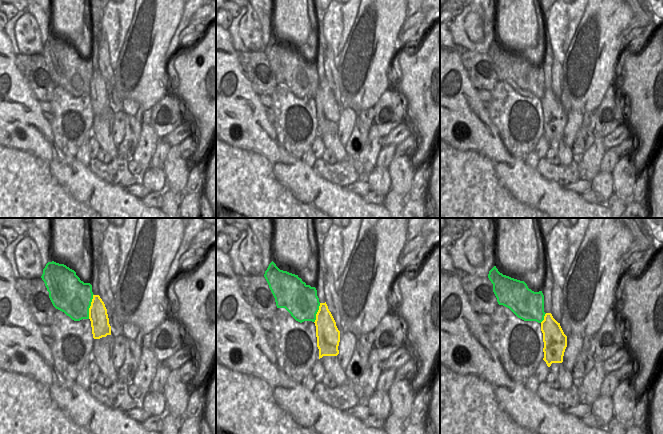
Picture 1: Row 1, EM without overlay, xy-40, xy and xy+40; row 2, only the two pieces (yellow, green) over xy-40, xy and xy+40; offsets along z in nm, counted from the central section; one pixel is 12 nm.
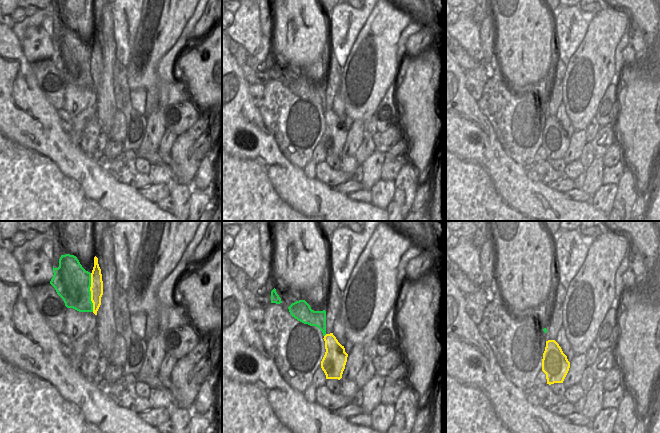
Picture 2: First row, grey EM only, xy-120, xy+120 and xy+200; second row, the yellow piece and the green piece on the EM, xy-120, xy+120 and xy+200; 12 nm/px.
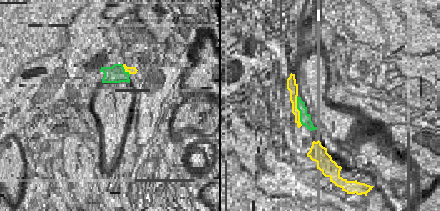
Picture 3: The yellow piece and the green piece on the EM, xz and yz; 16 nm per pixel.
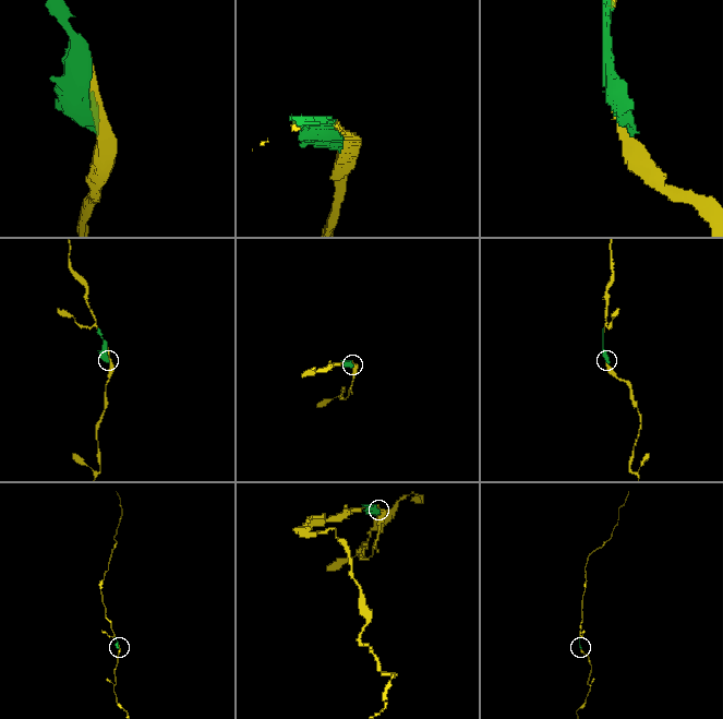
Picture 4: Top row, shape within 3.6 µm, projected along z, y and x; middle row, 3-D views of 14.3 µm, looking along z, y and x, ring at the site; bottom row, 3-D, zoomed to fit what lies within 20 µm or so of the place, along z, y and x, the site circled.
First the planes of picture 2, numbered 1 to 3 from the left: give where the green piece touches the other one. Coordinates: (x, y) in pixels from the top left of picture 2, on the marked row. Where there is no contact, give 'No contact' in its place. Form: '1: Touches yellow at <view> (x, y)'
1: Touches yellow at xy-120 (91, 292)
2: Touches yellow at xy+120 (325, 335)
3: No contact

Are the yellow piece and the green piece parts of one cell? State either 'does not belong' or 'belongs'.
belongs

